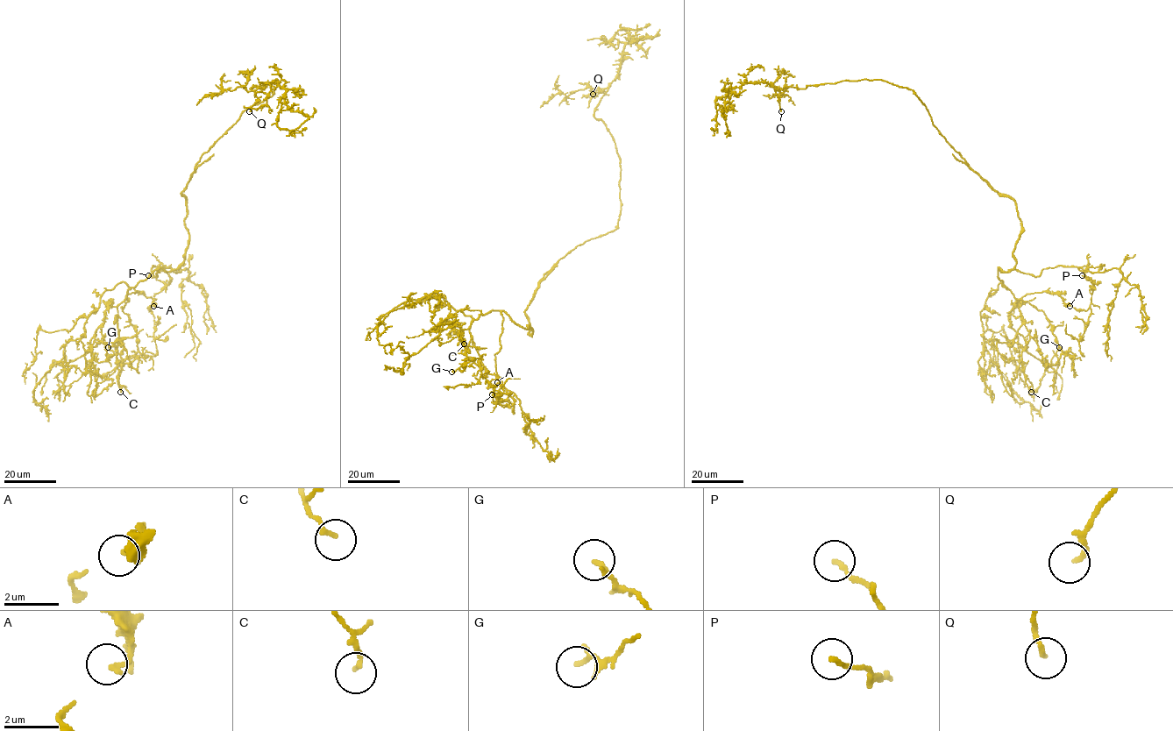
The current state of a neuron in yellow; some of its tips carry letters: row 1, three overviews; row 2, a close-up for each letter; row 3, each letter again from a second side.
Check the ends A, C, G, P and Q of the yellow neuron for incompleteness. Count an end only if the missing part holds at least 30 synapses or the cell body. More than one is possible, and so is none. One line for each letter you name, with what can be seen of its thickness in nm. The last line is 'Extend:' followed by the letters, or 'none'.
Extend: none

